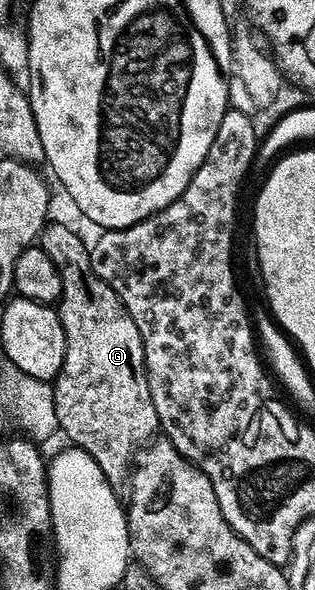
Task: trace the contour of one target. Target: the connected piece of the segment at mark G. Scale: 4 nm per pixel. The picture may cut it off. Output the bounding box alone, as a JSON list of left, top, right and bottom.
[38,223,160,486]

